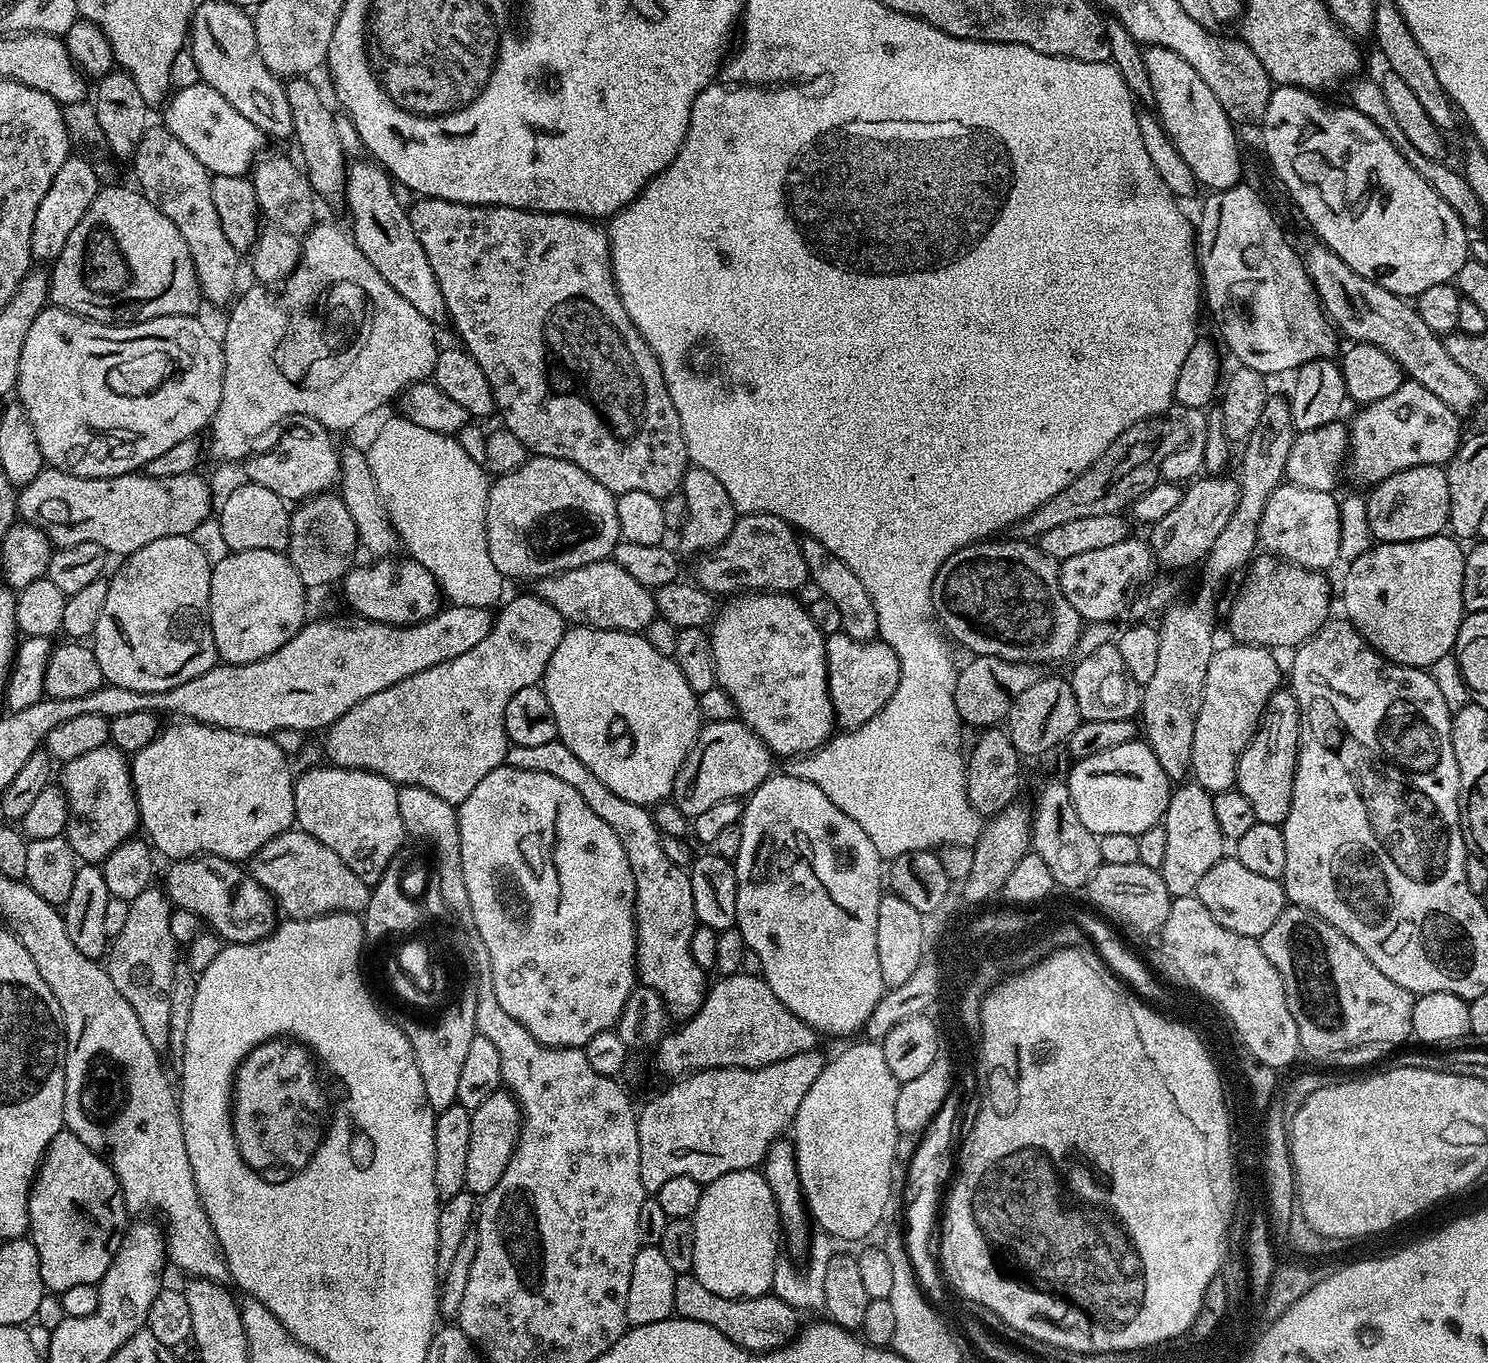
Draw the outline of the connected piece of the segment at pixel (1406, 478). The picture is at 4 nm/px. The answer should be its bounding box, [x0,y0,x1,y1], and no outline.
[1367,465,1450,544]

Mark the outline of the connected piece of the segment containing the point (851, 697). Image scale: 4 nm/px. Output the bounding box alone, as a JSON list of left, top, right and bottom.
[824,630,898,730]

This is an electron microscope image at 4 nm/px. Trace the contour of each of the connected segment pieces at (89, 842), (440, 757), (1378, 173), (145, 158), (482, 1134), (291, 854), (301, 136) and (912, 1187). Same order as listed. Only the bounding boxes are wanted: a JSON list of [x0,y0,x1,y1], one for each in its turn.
[[58,743,140,865],[327,594,566,806],[1262,84,1470,298],[130,126,242,305],[464,1090,520,1198],[246,830,370,920],[285,78,346,197],[903,1094,961,1298]]

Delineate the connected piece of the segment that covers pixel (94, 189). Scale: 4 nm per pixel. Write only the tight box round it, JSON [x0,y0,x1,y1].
[32,154,101,262]

